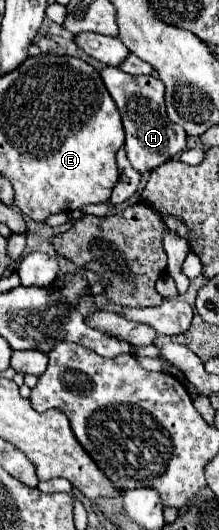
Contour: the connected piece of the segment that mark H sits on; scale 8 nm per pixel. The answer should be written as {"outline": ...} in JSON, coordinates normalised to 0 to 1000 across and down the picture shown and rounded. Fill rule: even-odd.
{"outline":[[[521,125],[475,128],[457,143],[548,208],[575,249],[584,302],[639,328],[740,313],[758,302],[849,283],[849,249],[813,234],[767,226],[749,200],[749,158],[712,143],[603,143]]]}

